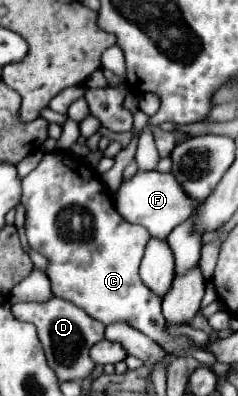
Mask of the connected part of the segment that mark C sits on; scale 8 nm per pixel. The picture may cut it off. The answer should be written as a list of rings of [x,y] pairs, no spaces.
[[[69,152],[45,154],[37,168],[23,178],[21,202],[27,210],[27,242],[47,258],[47,272],[55,296],[73,302],[103,324],[127,320],[167,352],[193,356],[205,366],[217,362],[217,356],[195,348],[189,338],[169,338],[163,332],[165,318],[161,312],[161,300],[141,284],[139,276],[139,262],[151,234],[119,216],[105,186],[89,164],[83,164]]]

